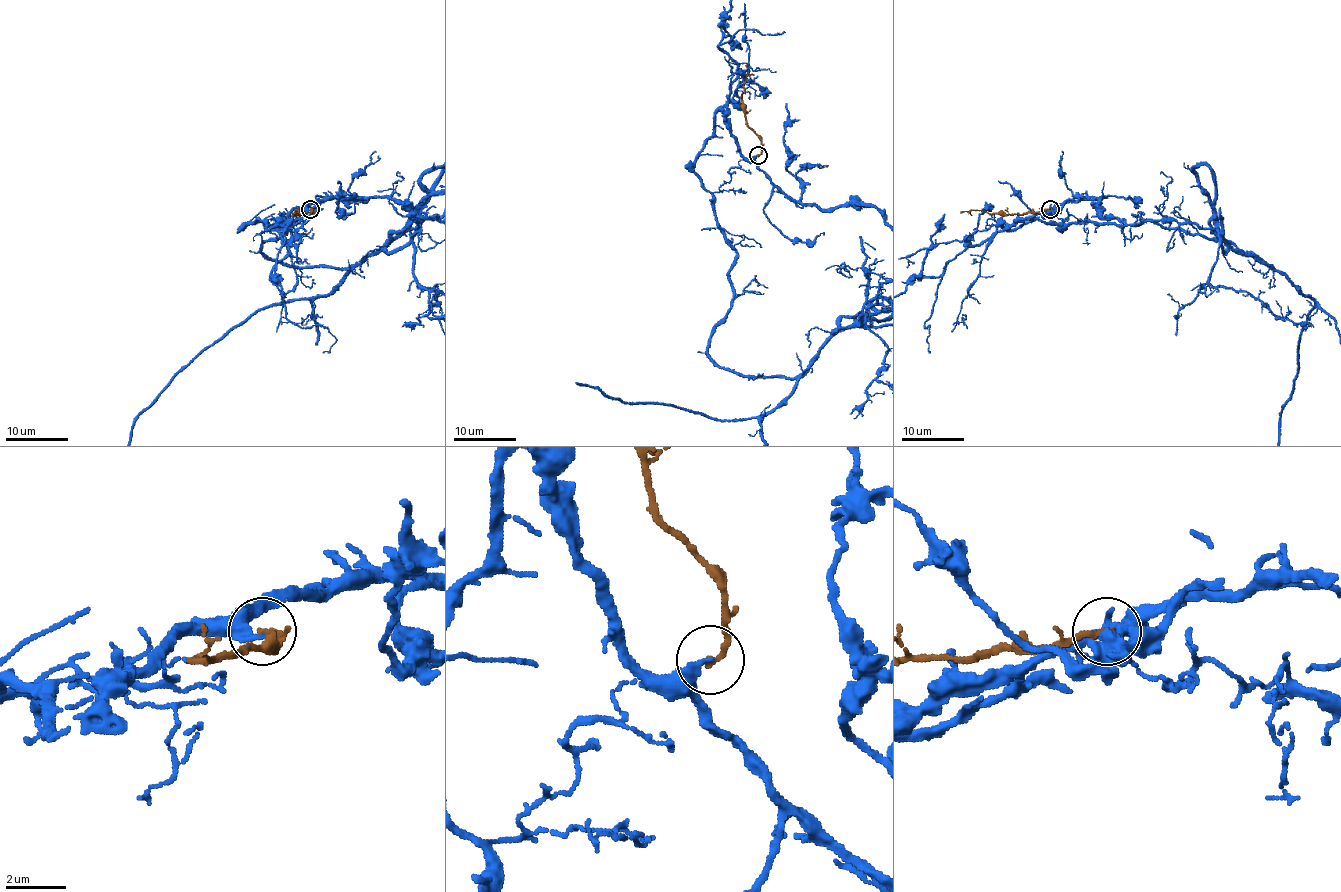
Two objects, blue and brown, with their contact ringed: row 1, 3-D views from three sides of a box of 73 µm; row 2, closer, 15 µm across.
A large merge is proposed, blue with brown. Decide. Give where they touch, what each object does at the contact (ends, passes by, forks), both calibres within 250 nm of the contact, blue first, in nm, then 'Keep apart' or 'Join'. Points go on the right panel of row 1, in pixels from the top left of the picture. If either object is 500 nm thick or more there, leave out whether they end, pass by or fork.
Place: (1050, 209). At the ring blue ends. At the ring brown ends. Thickness 280 nm (blue) against 220 nm. Keep apart

